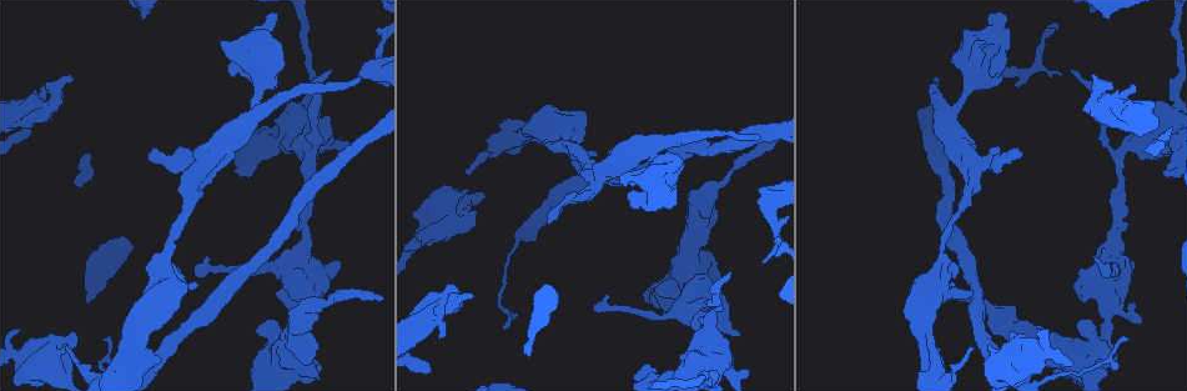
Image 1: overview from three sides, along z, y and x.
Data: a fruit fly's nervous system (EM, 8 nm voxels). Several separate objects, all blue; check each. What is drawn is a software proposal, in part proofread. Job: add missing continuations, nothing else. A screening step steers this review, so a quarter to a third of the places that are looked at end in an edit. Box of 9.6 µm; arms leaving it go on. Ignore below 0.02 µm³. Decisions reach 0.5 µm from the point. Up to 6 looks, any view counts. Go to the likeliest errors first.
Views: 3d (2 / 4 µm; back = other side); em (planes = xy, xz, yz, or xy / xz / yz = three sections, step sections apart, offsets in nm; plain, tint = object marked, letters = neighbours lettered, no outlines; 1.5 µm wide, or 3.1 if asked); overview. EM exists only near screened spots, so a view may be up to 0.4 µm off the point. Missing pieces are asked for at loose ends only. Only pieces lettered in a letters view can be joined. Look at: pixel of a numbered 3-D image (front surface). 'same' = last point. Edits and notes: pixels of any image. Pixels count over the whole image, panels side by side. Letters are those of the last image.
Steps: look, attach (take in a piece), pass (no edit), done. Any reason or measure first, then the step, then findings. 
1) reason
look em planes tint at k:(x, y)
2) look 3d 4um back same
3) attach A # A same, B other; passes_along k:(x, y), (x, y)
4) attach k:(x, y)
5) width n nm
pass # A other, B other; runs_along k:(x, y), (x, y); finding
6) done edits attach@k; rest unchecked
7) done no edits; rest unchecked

branch stops here
look em xy step 8 plain at 1:(205, 258)

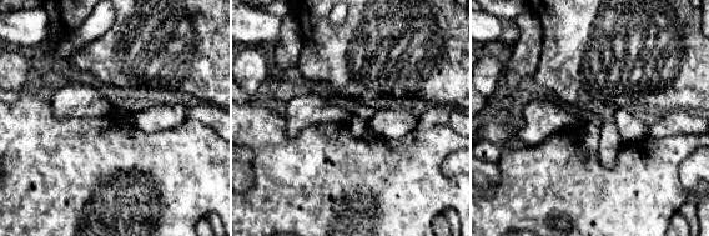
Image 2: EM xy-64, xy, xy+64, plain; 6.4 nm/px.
look em xy step 8 letters same

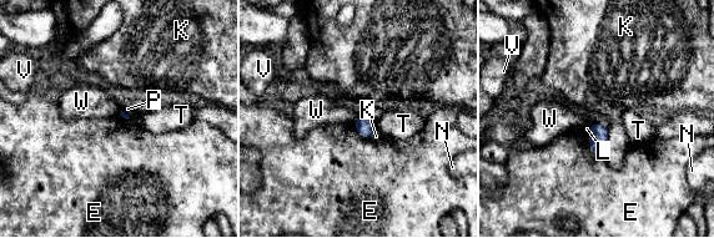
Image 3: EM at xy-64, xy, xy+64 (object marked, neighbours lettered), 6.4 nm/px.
pass # E other, K other, L other, N other, P other, T other, V other, W other; border 3:(358, 117), (353, 123); none of them fits

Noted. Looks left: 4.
free end
look em yz step 8 letters at 1:(1139, 320)

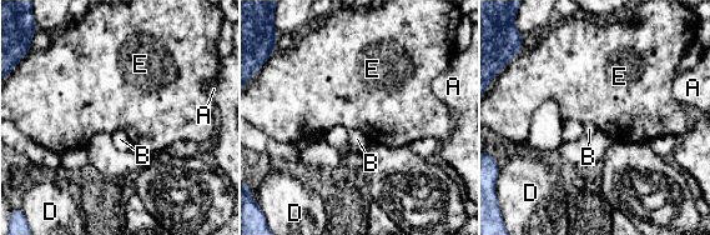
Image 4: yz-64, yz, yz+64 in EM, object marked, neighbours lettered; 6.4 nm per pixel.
look em planes letters same

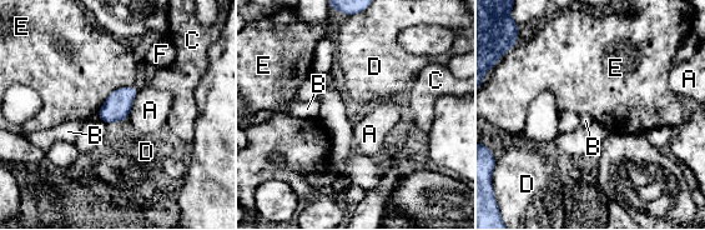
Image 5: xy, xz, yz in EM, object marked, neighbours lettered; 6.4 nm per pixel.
longest_contact E 280 nm
pass # A other, B other, C other, D other, E other, F other; border 5:(139, 90), (126, 118); none of them fits

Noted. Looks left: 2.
free end
look 3d 2um at 1:(71, 76)

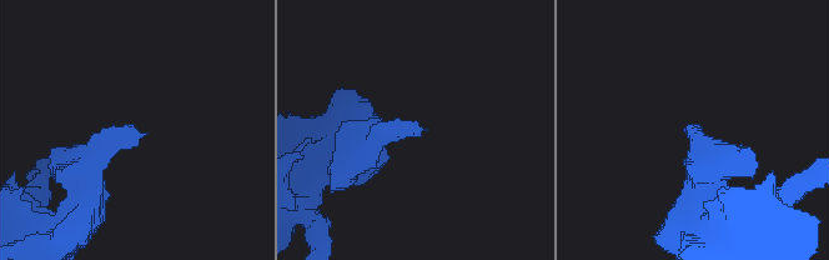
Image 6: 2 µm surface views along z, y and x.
need the tissue
look em xy step 8 letters at 6:(138, 130)

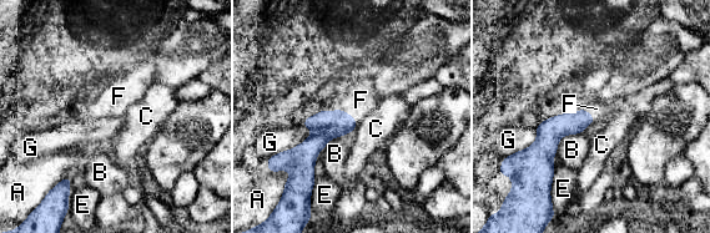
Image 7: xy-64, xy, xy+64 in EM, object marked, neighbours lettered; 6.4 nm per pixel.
width 140 nm
attach F # A other, B other, C other, E other, F same, G other; the neuron continues

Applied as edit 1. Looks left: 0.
done edits attach@7; rest unchecked

